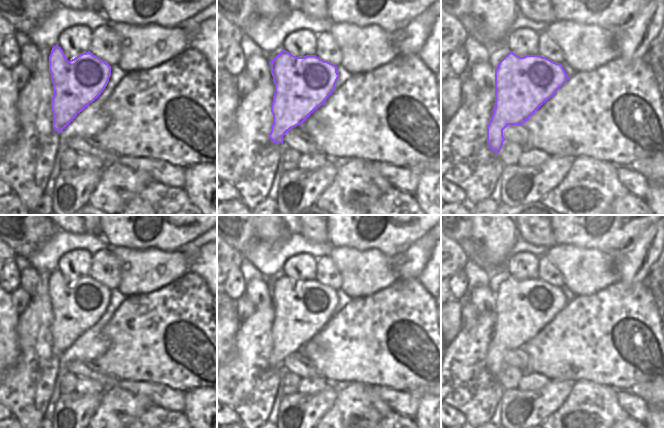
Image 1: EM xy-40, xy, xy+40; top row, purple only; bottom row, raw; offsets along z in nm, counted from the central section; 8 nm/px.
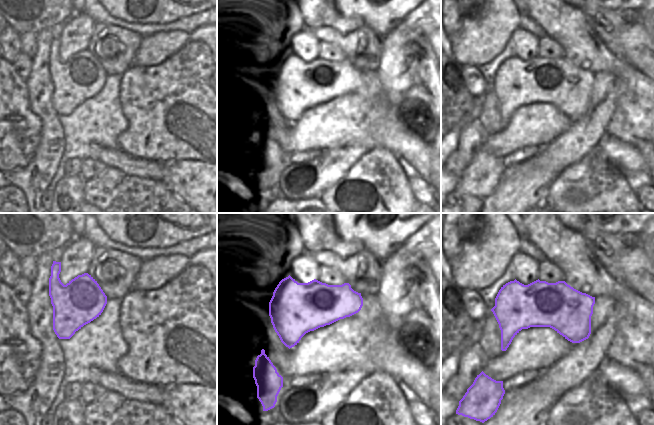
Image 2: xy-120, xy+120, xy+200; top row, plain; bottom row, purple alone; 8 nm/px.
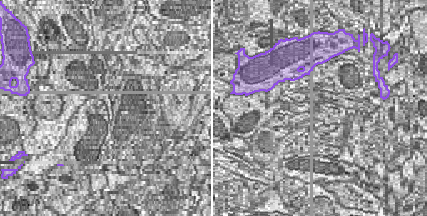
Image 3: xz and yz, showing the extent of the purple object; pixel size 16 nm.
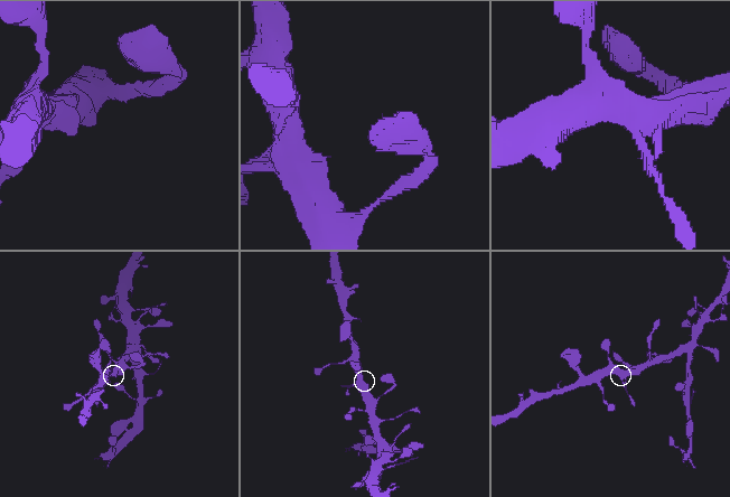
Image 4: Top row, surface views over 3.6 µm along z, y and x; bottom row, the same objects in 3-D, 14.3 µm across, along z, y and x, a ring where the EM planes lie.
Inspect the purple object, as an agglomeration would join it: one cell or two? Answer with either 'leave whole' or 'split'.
leave whole

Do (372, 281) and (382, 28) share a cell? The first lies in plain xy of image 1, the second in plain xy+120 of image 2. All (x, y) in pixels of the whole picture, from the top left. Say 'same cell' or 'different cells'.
different cells

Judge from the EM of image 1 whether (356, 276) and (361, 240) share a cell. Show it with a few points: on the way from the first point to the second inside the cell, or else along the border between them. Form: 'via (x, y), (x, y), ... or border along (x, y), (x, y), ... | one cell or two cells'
border along (337, 246), (379, 249), (383, 253) | two cells

